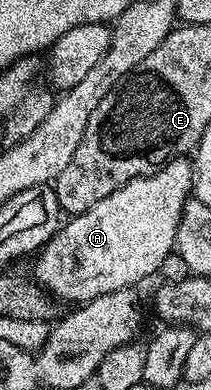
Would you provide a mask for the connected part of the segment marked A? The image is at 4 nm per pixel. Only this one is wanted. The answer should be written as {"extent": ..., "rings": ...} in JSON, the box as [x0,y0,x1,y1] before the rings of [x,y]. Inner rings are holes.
{"extent":[34,159,193,306],"rings":[[[190,159],[171,160],[152,176],[138,176],[121,190],[113,190],[109,198],[101,198],[97,206],[74,217],[60,227],[47,244],[37,253],[34,279],[60,301],[72,300],[72,305],[82,306],[101,294],[130,289],[151,274],[156,275],[163,260],[174,251],[176,232],[179,229],[183,208],[193,192],[193,164]]]}

